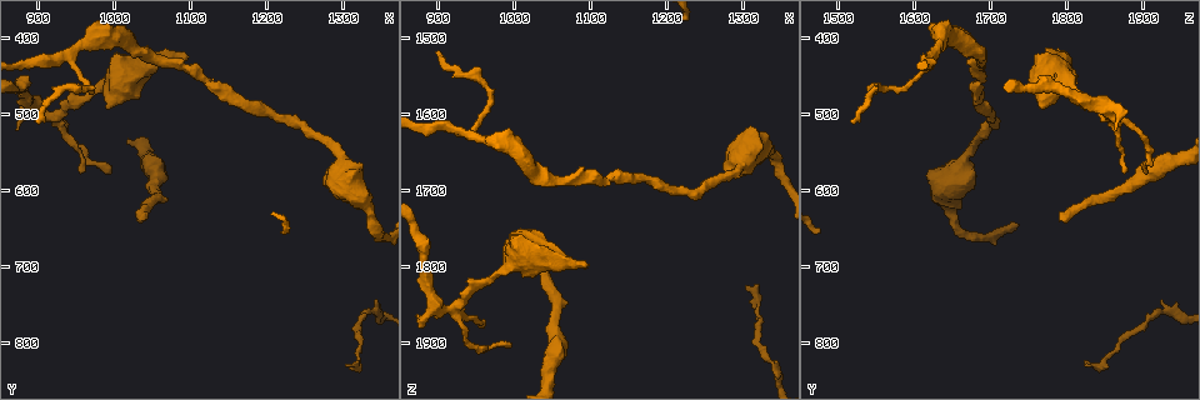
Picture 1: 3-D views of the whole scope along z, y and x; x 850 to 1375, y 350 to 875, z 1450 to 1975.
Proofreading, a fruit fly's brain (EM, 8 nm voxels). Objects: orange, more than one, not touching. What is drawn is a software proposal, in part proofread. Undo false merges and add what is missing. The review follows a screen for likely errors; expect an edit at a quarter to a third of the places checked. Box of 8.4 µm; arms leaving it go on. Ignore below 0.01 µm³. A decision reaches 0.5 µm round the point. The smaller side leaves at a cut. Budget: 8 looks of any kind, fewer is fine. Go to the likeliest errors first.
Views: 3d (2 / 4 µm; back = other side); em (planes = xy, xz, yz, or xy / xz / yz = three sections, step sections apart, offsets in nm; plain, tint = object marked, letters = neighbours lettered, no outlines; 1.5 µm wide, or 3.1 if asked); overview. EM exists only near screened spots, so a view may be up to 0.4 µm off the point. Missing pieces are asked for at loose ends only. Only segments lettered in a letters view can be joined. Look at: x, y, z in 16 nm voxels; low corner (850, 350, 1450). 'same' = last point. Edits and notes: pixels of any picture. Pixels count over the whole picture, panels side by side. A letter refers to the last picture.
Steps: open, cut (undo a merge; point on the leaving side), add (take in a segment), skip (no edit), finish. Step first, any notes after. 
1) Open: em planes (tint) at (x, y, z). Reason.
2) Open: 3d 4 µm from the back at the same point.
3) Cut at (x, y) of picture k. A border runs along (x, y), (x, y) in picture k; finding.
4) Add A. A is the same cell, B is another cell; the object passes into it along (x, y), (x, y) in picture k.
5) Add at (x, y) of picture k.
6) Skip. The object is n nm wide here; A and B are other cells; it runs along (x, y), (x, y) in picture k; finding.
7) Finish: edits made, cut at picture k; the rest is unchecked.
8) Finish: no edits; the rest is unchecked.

Open: em planes (letters) at (1035, 640, 1790). Free end.

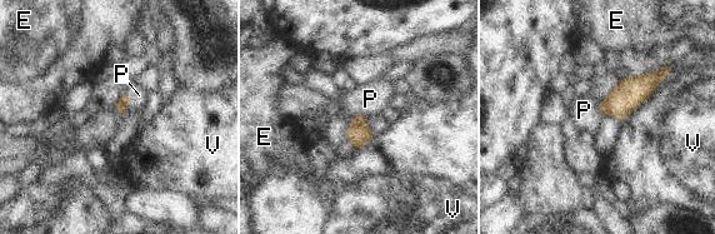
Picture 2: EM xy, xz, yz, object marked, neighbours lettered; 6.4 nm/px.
Add at (139, 95) of picture 2. P is the same cell, E and V are other cells; the object passes into it along (120, 106), (130, 101), (139, 95) in picture 2; it goes on there.

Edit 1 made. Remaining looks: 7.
Open: em yz step 8 (tint) at (1095, 435, 1800). Branch stops here.

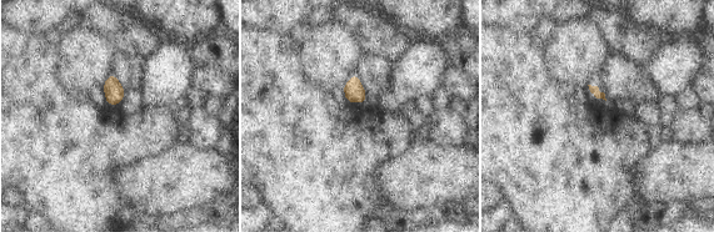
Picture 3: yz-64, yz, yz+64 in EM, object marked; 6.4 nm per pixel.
Open: em xy step 8 (letters) at the same point.

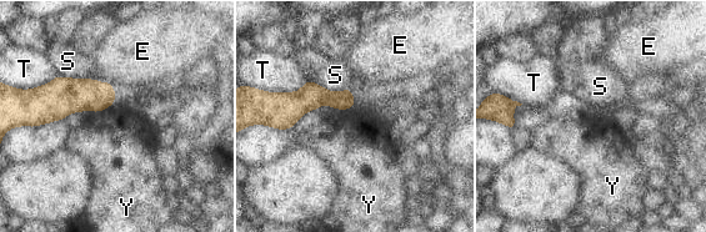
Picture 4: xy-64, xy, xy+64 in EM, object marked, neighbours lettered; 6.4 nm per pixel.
Skip. E, S, T and Y are other cells; it runs along (351, 101), (306, 99), (280, 125) in picture 4; no lettered segment goes on from it.

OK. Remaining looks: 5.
Open: em xy step 8 (letters) at (940, 425, 1625). Abrupt turn.

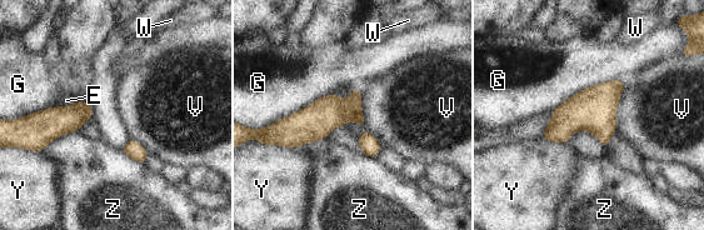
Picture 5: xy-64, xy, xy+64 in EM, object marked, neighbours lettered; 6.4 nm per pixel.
Open: em planes (letters) at the same point. Another direction.

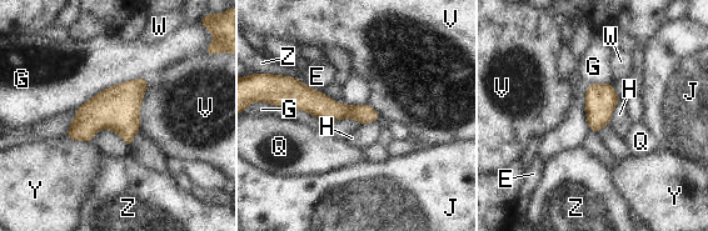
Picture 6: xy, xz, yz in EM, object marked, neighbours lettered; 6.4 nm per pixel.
Skip. E, G, H, J, Q, V, W, Y and Z are other cells; all the same neuron.

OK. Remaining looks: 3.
Finish: edits made, add at picture 2; the rest is unchecked.

